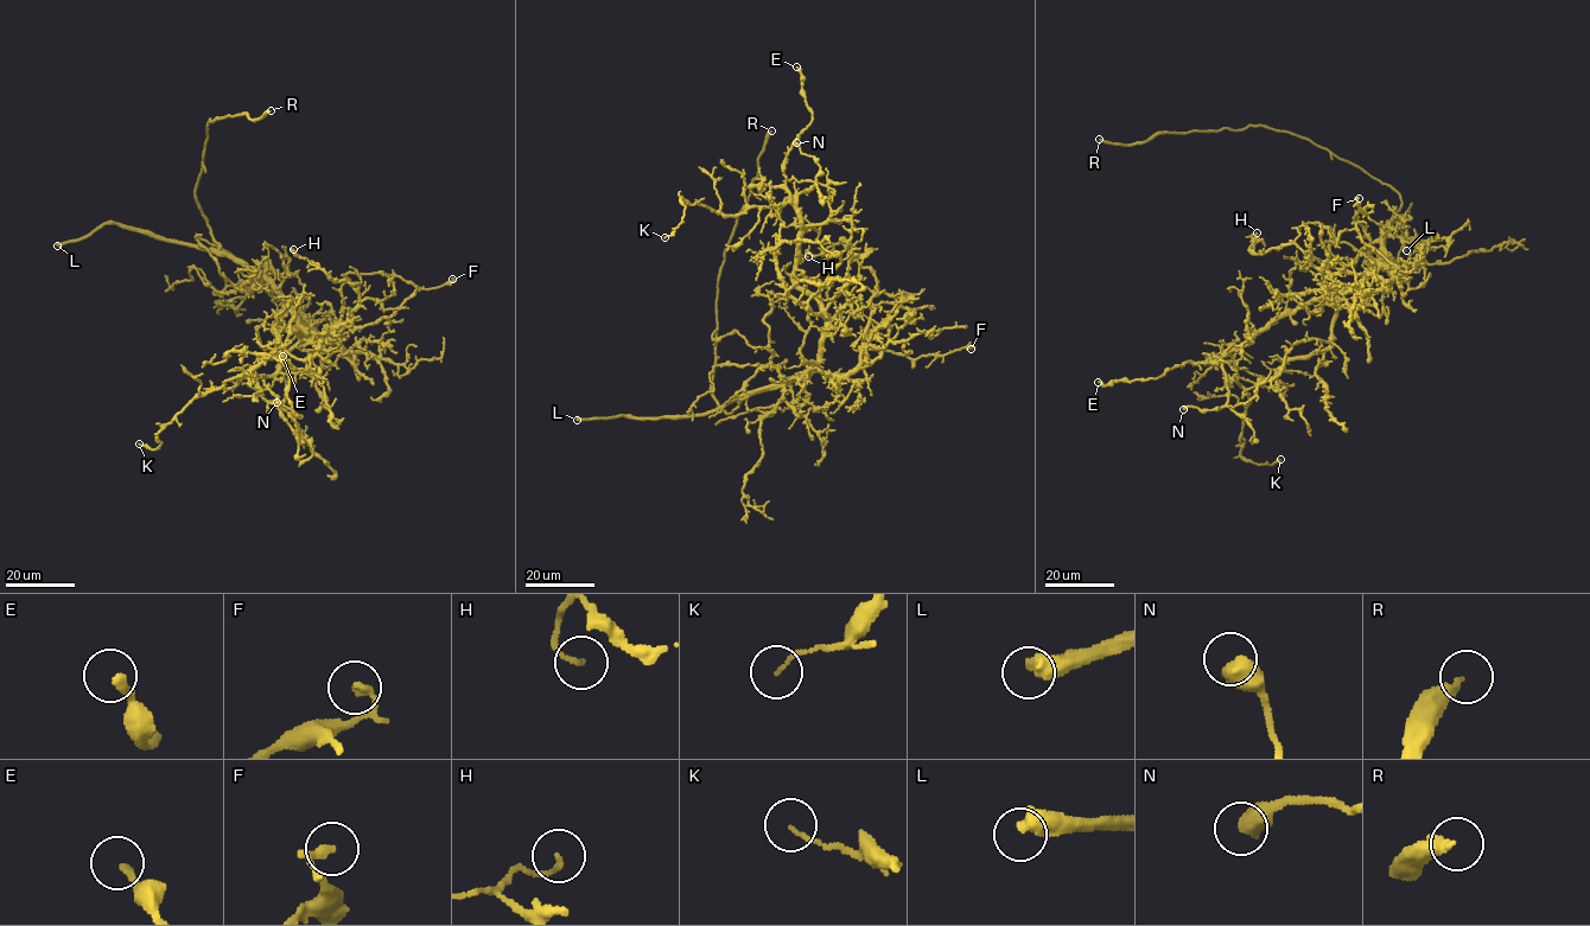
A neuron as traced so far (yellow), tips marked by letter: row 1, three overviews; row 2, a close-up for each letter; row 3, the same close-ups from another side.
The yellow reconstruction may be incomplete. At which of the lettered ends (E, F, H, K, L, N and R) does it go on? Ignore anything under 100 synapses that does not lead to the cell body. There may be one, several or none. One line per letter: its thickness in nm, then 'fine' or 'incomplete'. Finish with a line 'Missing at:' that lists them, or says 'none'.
E: 220 nm thick; fine
F: 140 nm thick; fine
H: 120 nm thick; fine
K: 100 nm thick; fine
L: 500 nm thick; incomplete
N: 600 nm thick; fine
R: 320 nm thick; incomplete
Missing at: L, R

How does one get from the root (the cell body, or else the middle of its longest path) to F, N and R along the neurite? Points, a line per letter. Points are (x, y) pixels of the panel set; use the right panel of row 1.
F: (1380, 238), (1381, 262), (1398, 278), (1394, 264), (1361, 238), (1354, 219), (1359, 210), (1366, 212), (1359, 198)
N: (1380, 238), (1379, 266), (1359, 282), (1331, 299), (1282, 312), (1223, 355), (1226, 404), (1183, 409)
R: (1380, 238), (1400, 206), (1399, 193), (1288, 132), (1248, 125), (1234, 131), (1162, 133), (1127, 145), (1099, 139)

